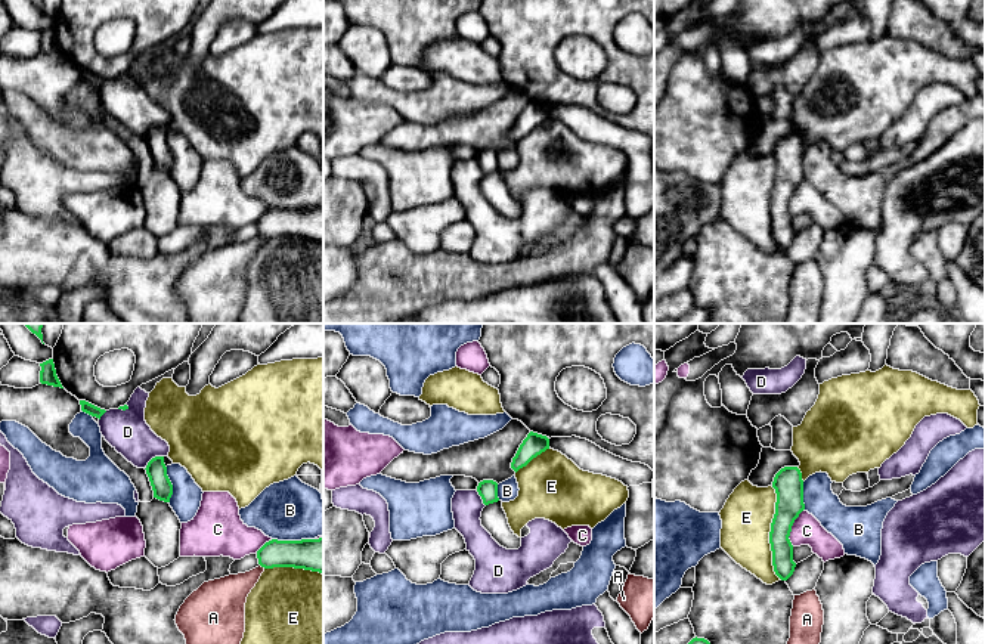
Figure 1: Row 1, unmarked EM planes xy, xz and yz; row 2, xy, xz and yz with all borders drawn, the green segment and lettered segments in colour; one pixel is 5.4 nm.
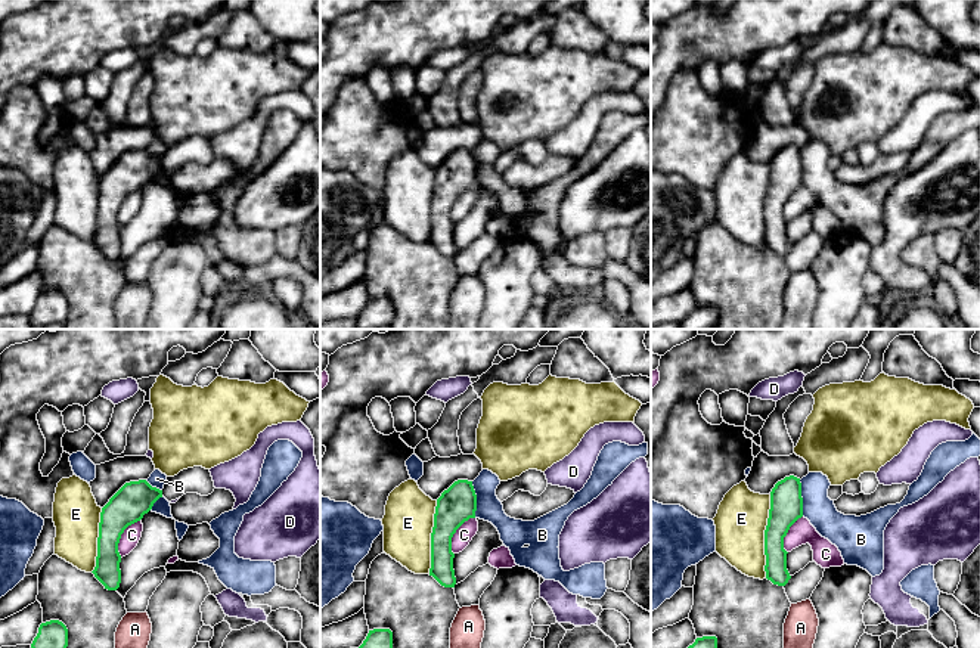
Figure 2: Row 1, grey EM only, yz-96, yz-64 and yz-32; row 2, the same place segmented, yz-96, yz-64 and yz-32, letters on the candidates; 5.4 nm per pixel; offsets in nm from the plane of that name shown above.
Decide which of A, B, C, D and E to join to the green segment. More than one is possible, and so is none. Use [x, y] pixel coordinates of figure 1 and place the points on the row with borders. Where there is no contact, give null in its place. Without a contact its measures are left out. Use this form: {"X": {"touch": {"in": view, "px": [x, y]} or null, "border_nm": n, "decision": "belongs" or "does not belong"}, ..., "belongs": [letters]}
{"A": {"touch": {"in": "xy", "px": [263, 566]}, "border_nm": 40, "decision": "does not belong"}, "B": {"touch": {"in": "xy", "px": [293, 541]}, "border_nm": 240, "decision": "does not belong"}, "C": {"touch": {"in": "yz", "px": [790, 528]}, "border_nm": 220, "decision": "does not belong"}, "D": {"touch": {"in": "xy", "px": [152, 458]}, "border_nm": 130, "decision": "does not belong"}, "E": {"touch": {"in": "yz", "px": [770, 533]}, "border_nm": 500, "decision": "does not belong"}, "belongs": []}

